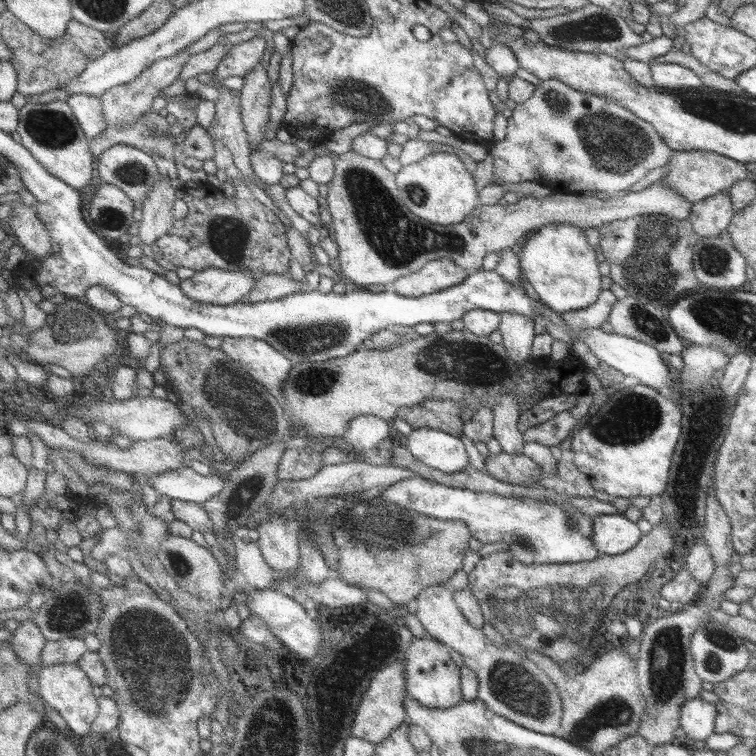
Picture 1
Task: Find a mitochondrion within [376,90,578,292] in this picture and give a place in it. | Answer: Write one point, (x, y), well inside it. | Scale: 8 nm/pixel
(417, 193)

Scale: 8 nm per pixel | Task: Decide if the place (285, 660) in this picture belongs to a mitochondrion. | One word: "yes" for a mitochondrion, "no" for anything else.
no

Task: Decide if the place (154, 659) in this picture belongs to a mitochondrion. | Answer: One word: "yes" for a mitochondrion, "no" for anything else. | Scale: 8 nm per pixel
yes

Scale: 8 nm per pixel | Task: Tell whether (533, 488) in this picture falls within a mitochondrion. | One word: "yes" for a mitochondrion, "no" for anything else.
no

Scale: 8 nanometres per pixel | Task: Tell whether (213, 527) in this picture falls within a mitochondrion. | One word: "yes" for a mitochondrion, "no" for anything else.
no

